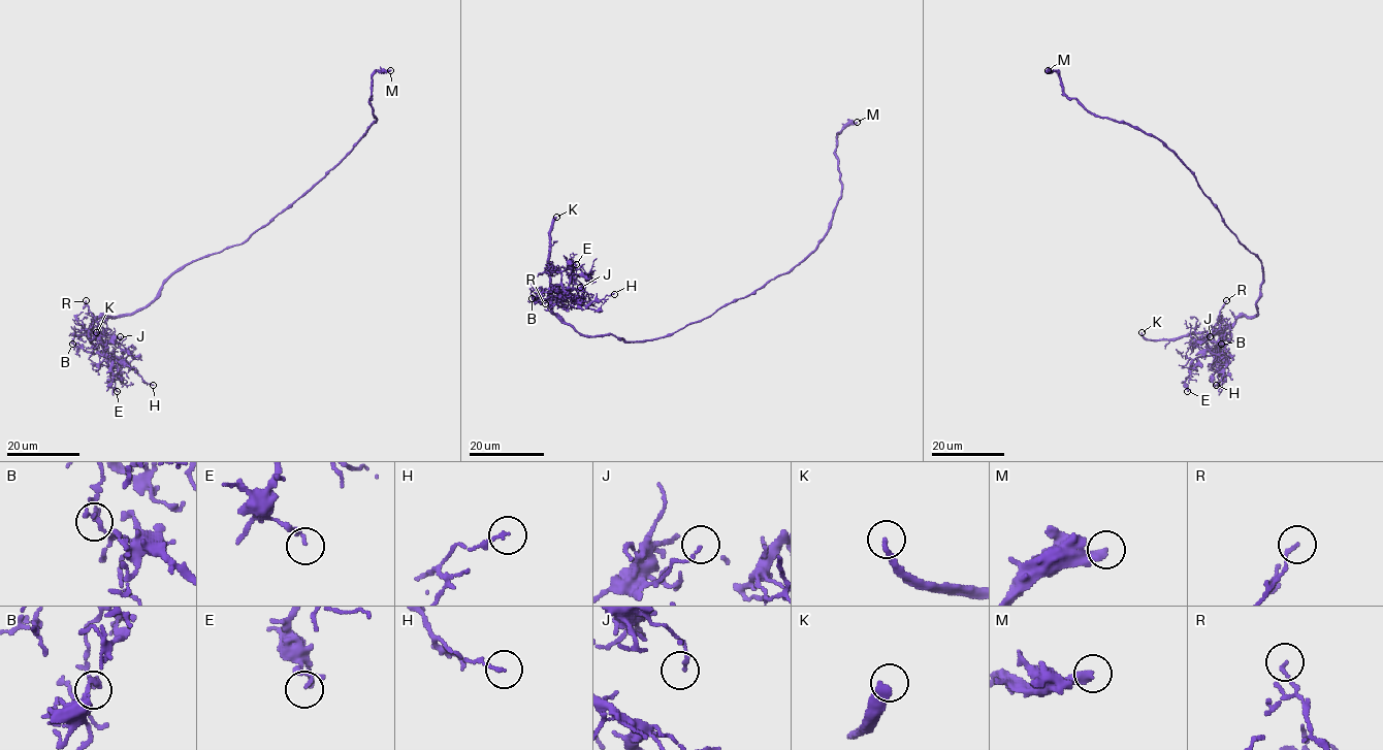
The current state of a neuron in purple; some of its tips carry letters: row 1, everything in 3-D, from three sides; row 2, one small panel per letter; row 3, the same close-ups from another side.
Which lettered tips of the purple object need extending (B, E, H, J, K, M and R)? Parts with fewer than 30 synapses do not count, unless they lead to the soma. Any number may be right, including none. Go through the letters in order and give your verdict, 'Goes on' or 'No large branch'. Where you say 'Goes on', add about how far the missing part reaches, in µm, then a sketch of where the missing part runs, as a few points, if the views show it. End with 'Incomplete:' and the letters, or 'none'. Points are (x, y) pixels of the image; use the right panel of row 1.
B: No large branch
E: No large branch
H: No large branch
J: No large branch
K: Goes on. Missing length about 60 µm. Course of what is missing: (1142, 332), (1127, 320), (1115, 321), (1098, 313), (1091, 302), (1093, 287), (1092, 315), (1098, 304)
M: Goes on. Missing length about 15 µm. Course of what is missing: (1048, 70), (1040, 62), (1027, 60), (1010, 50)
R: No large branch
Incomplete: K, M

